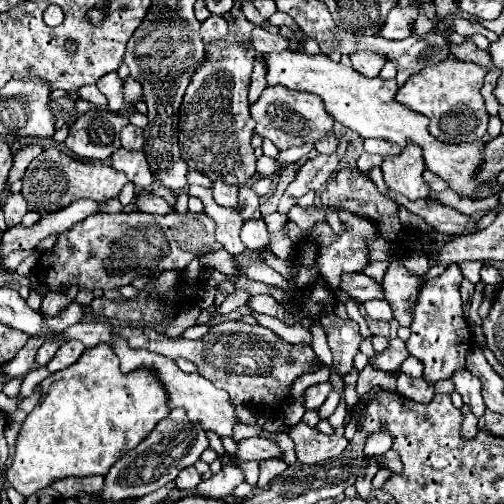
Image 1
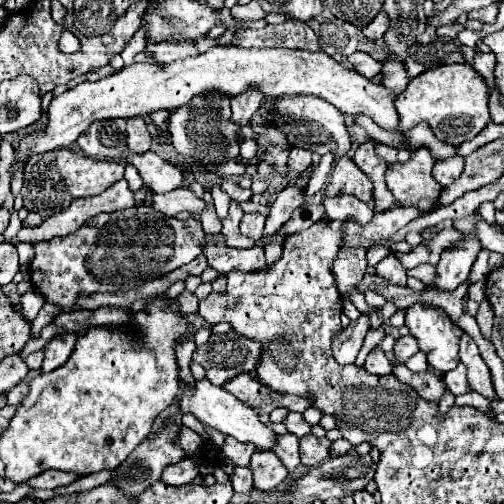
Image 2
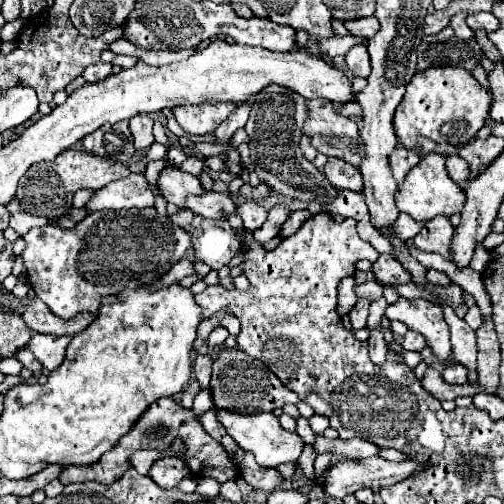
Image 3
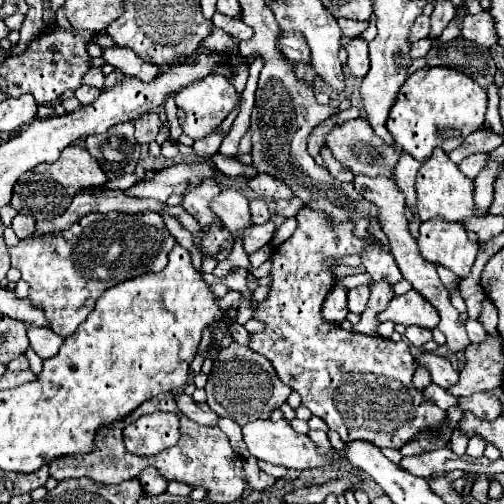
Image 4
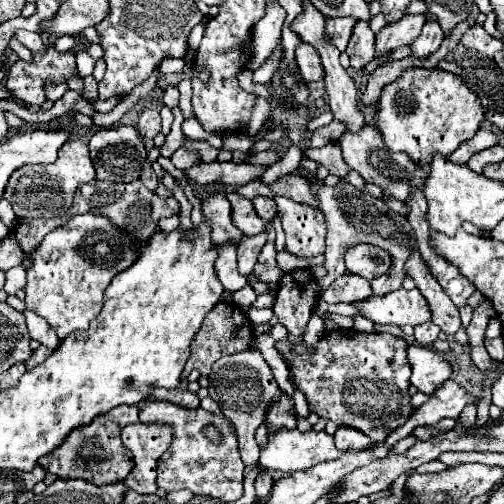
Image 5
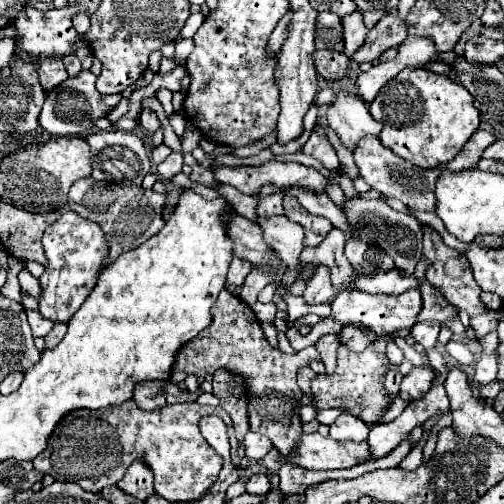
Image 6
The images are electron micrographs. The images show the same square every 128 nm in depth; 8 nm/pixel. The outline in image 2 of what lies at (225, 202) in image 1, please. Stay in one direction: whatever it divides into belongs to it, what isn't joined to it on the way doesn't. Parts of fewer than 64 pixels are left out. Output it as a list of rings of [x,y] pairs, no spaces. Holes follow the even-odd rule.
[[[222,180],[220,188],[222,188],[222,190],[230,196],[230,200],[234,200],[234,202],[246,202],[246,200],[252,198],[252,190],[244,190],[244,188],[240,188],[236,182],[232,182],[232,180]]]

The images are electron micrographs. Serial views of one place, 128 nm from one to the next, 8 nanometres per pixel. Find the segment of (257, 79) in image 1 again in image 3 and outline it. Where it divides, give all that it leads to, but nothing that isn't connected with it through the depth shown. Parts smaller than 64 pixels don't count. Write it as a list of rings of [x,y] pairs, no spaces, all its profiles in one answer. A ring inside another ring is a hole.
[[[238,104],[236,110],[218,126],[216,130],[216,138],[220,144],[228,142],[228,138],[238,130],[238,128],[244,128],[246,126],[246,120],[248,120],[248,114],[250,114],[250,104]]]

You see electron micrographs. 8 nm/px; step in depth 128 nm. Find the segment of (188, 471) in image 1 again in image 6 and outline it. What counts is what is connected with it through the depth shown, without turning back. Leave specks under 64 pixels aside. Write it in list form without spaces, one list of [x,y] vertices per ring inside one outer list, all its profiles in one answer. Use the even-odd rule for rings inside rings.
[[[136,460],[136,462],[130,464],[130,468],[124,474],[124,478],[120,480],[118,488],[124,490],[124,492],[128,492],[130,496],[136,496],[140,500],[146,500],[148,496],[154,494],[152,480],[154,480],[154,474],[148,468],[148,464],[142,462],[142,460]]]

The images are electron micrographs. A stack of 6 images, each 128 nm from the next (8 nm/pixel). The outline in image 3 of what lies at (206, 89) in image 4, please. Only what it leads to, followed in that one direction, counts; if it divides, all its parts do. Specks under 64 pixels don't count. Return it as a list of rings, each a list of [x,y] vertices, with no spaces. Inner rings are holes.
[[[200,104],[176,108],[174,116],[178,124],[190,134],[208,134],[214,132],[230,114],[234,104]]]

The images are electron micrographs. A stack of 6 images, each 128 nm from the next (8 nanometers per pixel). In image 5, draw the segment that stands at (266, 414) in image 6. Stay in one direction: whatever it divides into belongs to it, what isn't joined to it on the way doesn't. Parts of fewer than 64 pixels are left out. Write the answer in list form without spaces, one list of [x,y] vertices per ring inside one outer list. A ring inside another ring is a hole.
[[[218,302],[214,306],[212,312],[206,314],[198,334],[196,334],[196,340],[192,342],[192,348],[190,348],[190,358],[186,362],[186,368],[184,368],[184,376],[190,374],[190,370],[198,370],[200,374],[208,376],[212,364],[222,356],[222,354],[236,354],[244,348],[248,348],[252,342],[252,328],[250,328],[250,320],[242,314],[242,310],[234,304],[226,304],[226,302]],[[282,394],[280,402],[274,404],[270,410],[268,410],[268,416],[266,416],[266,424],[268,424],[268,430],[272,428],[294,428],[296,426],[296,412],[294,412],[294,400],[288,398],[286,394]]]

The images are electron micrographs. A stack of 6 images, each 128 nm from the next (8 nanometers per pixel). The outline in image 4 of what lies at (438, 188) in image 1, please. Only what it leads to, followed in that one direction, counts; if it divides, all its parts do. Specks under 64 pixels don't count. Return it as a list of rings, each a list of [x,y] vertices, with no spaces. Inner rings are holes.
[[[472,154],[472,156],[468,156],[468,158],[464,158],[460,164],[458,164],[458,168],[460,168],[460,172],[464,174],[464,176],[468,176],[468,178],[476,178],[478,176],[478,172],[480,172],[480,168],[484,168],[484,160],[488,158],[488,154]]]

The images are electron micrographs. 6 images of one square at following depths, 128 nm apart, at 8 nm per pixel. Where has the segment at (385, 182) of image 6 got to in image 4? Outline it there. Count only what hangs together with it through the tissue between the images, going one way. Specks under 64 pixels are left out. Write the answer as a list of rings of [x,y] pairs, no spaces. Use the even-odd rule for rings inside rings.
[[[364,118],[348,120],[340,126],[334,126],[332,132],[326,134],[326,148],[330,148],[334,158],[342,162],[346,168],[350,168],[354,174],[364,172],[368,176],[388,176],[388,178],[392,178],[392,164],[396,164],[396,156],[400,154],[396,152],[396,148],[384,146],[382,140],[374,136],[372,128],[368,128],[368,122]]]

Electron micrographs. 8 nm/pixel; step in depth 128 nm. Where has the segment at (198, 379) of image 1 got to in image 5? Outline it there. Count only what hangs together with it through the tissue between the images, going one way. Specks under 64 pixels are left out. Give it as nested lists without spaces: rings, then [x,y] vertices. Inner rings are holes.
[[[280,428],[268,434],[266,448],[260,450],[260,464],[268,470],[282,472],[298,472],[308,470],[312,464],[320,464],[326,460],[336,460],[342,452],[336,450],[334,438],[326,432],[300,432]]]

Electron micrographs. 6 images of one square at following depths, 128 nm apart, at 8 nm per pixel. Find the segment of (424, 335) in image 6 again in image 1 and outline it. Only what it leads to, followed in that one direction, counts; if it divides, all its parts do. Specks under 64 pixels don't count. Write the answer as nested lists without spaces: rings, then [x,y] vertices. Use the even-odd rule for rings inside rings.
[[[400,338],[390,340],[382,352],[376,352],[376,356],[370,360],[370,366],[374,366],[376,370],[384,370],[384,372],[398,370],[400,364],[408,358],[408,350],[404,348],[404,344],[406,342]]]

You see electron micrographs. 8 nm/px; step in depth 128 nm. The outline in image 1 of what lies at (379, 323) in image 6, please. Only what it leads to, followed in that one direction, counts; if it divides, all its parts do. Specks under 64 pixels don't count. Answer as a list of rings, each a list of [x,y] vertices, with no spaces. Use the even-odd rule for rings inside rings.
[[[450,264],[446,272],[434,280],[428,280],[422,286],[420,298],[414,308],[414,322],[412,322],[412,336],[406,342],[406,348],[410,356],[418,358],[424,364],[424,380],[428,384],[436,384],[438,380],[452,378],[456,370],[464,368],[464,358],[466,352],[474,346],[472,332],[468,320],[464,320],[462,312],[462,298],[460,298],[460,282],[462,274],[458,264]],[[466,328],[466,330],[464,330]],[[464,332],[466,332],[466,342],[464,342]]]

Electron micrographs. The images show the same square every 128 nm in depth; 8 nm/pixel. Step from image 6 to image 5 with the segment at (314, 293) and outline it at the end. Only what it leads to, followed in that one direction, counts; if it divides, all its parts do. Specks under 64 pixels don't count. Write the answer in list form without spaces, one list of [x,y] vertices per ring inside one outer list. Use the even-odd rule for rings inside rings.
[[[304,166],[298,168],[300,174],[306,178],[306,180],[312,180],[312,192],[314,192],[314,198],[318,202],[318,210],[326,216],[326,262],[324,262],[324,268],[328,270],[328,276],[320,278],[318,284],[320,284],[320,290],[328,288],[338,276],[342,276],[346,272],[346,266],[344,266],[344,252],[352,246],[352,244],[358,244],[358,242],[368,242],[368,244],[374,244],[374,246],[380,246],[384,248],[390,258],[392,258],[392,266],[390,266],[390,274],[384,274],[380,278],[376,278],[370,282],[373,294],[376,296],[384,296],[392,290],[398,290],[402,288],[402,280],[404,280],[404,260],[408,258],[408,252],[412,248],[416,248],[416,238],[412,236],[412,228],[408,224],[408,220],[400,214],[392,214],[388,210],[388,206],[374,198],[372,194],[368,192],[362,192],[358,188],[354,188],[352,184],[348,182],[340,182],[338,186],[326,186],[324,182],[318,180],[318,176],[310,170],[306,170]]]

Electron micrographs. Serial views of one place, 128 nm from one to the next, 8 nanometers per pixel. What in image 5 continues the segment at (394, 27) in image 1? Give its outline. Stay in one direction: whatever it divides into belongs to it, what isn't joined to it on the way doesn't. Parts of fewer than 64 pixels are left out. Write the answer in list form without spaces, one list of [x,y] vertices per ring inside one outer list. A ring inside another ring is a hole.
[[[328,18],[326,20],[326,32],[328,32],[328,38],[332,40],[332,44],[344,52],[346,46],[348,46],[348,40],[352,36],[352,26],[356,24],[356,20],[352,18]]]

